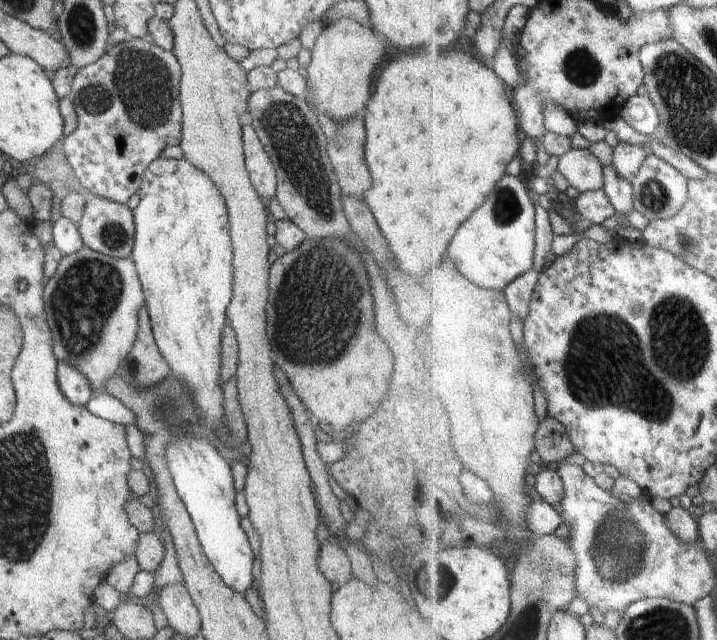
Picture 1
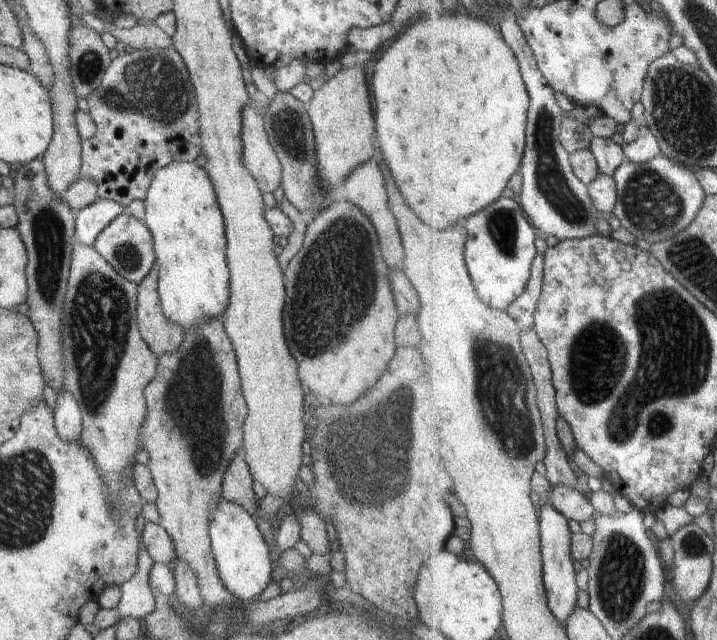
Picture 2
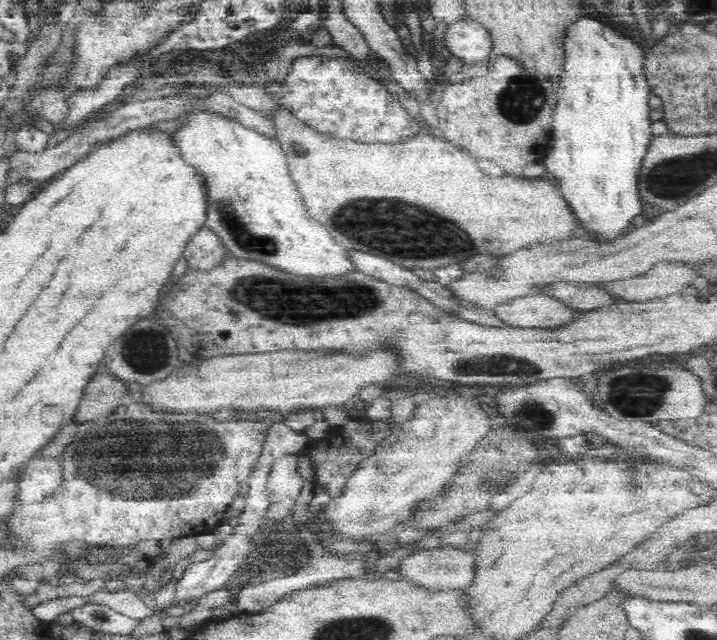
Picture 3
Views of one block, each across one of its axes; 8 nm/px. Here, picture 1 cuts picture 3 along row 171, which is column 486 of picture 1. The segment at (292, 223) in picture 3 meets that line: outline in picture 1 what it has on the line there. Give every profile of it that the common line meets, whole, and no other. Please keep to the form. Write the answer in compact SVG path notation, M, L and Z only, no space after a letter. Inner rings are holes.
M506 174L490 194L486 204L474 214L474 218L470 218L470 222L466 222L466 226L462 226L462 230L458 230L458 238L454 238L453 244L450 245L450 258L454 258L458 266L462 266L462 274L466 274L476 286L503 291L516 278L522 278L524 274L530 274L535 269L536 206L528 188L522 178Z

